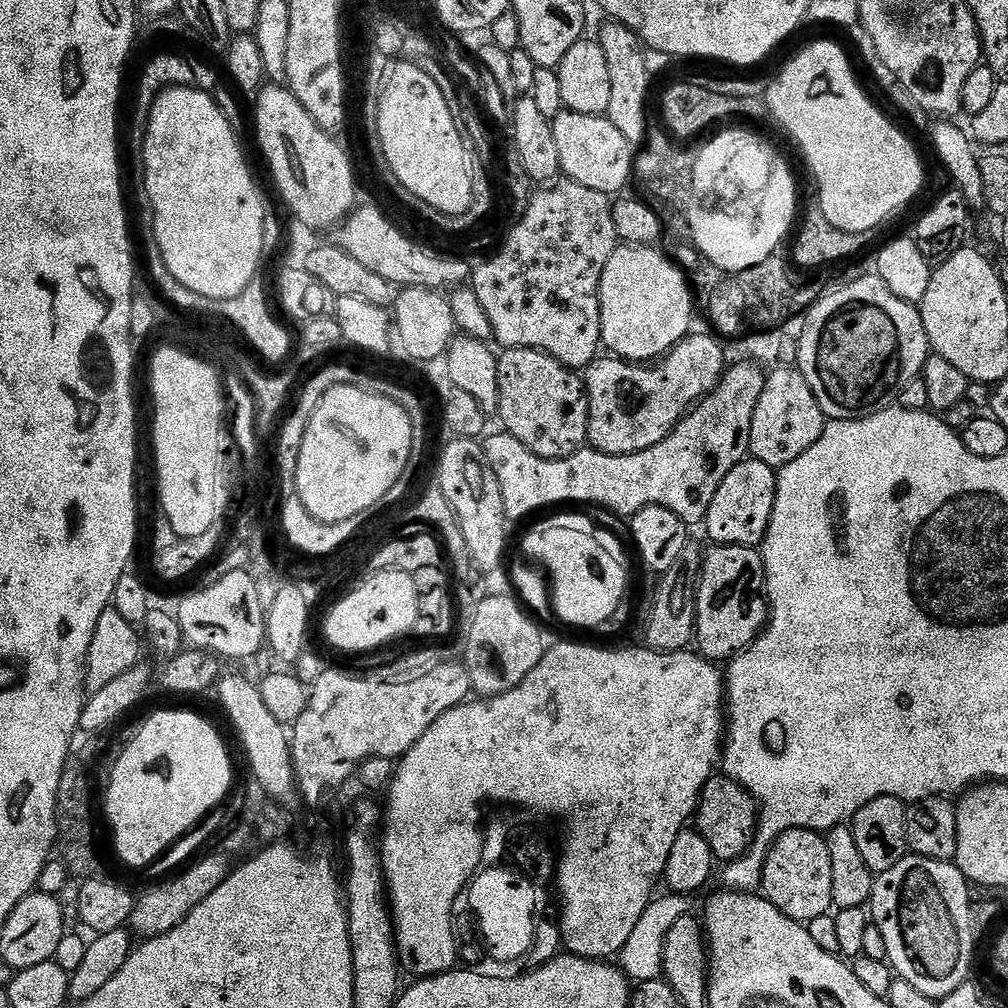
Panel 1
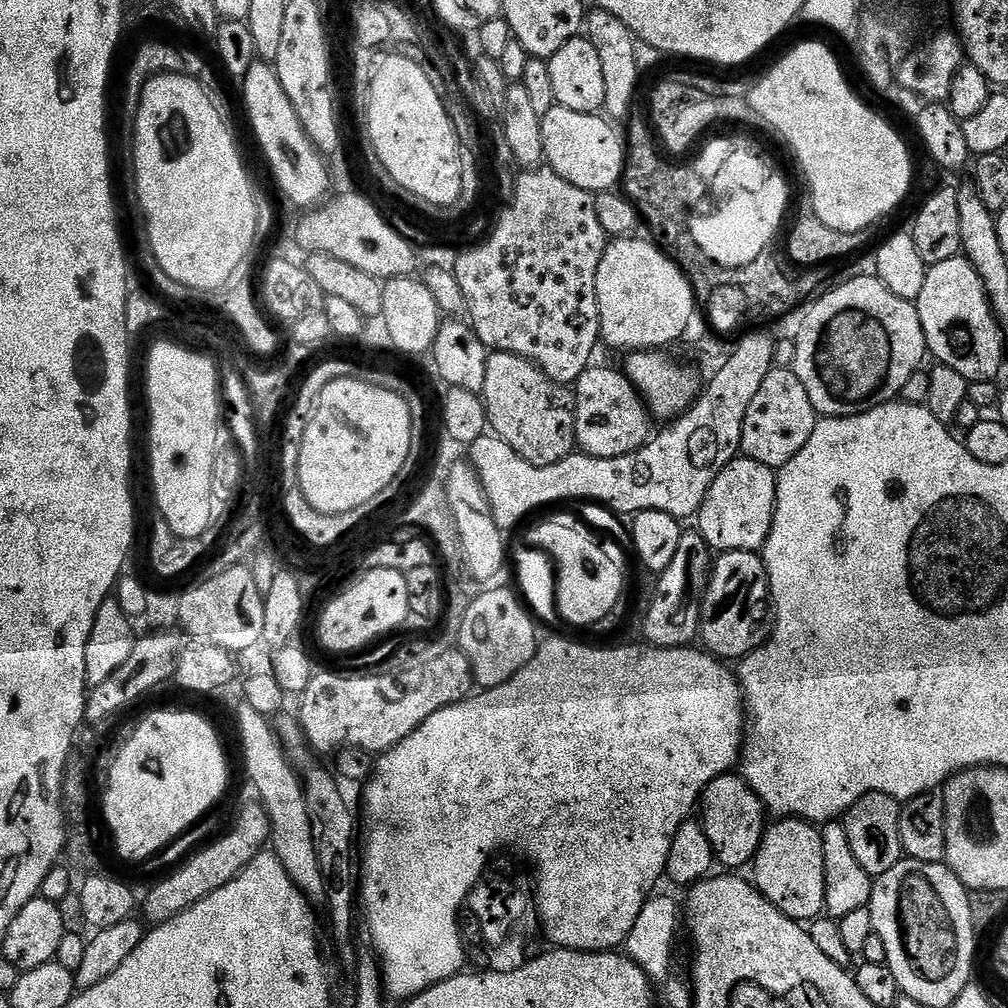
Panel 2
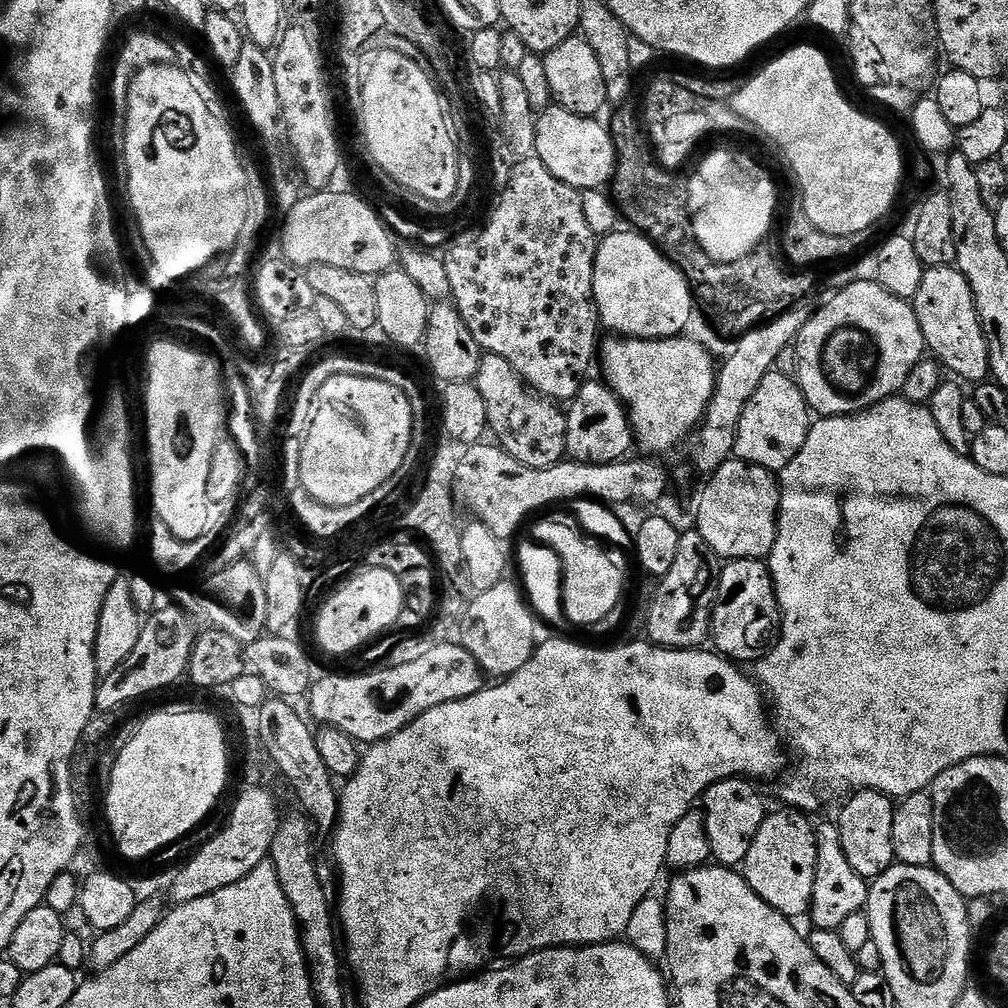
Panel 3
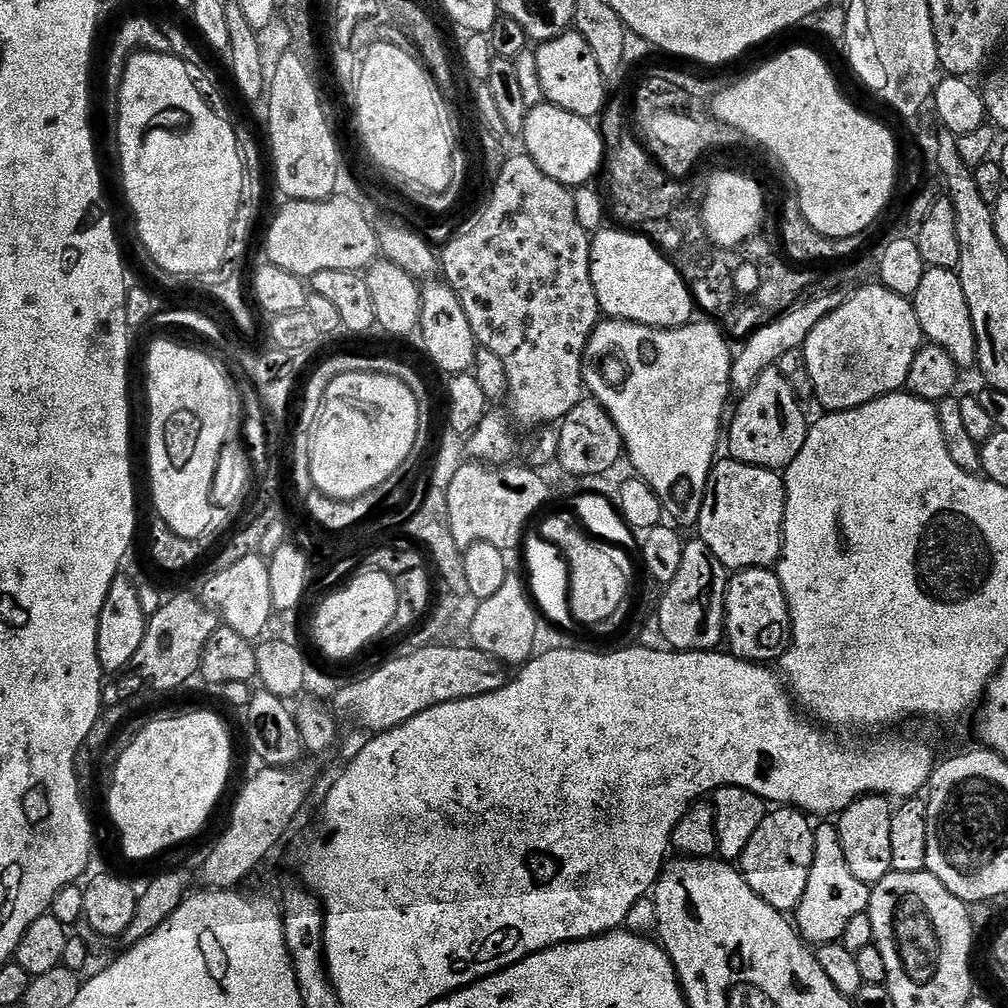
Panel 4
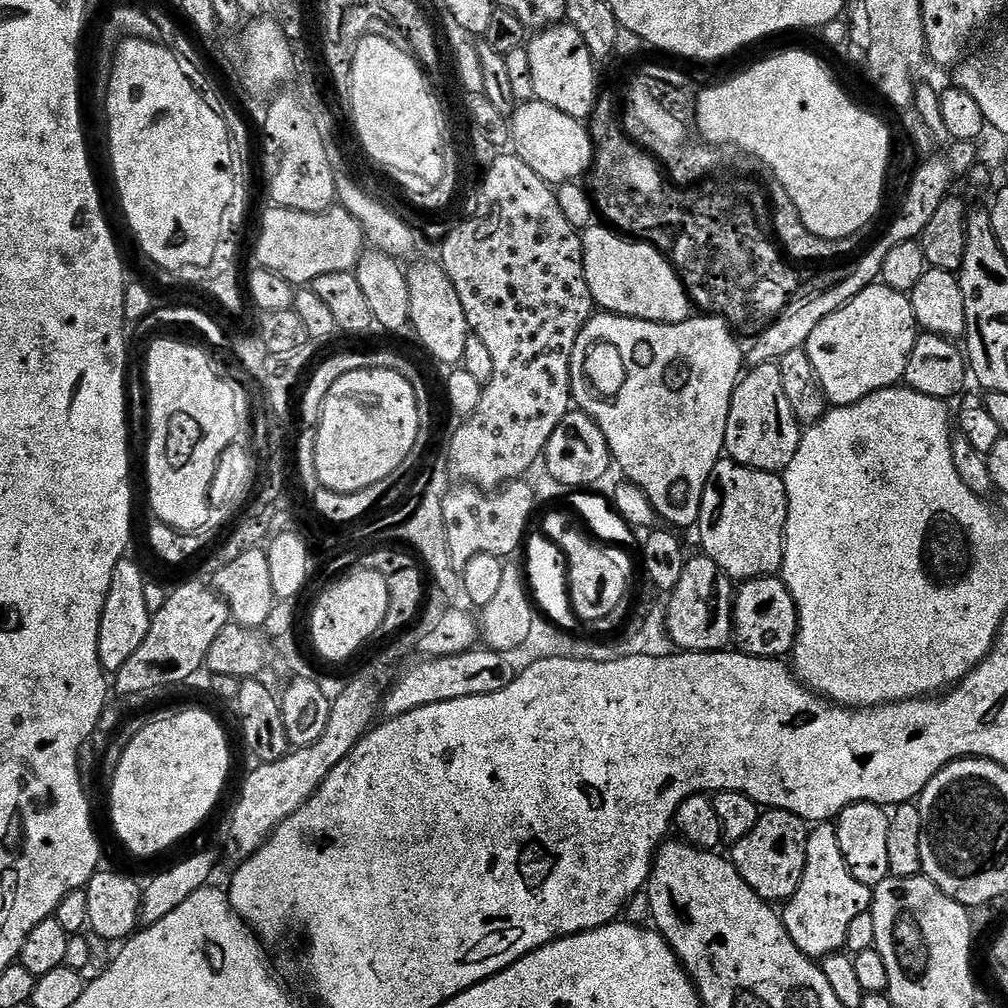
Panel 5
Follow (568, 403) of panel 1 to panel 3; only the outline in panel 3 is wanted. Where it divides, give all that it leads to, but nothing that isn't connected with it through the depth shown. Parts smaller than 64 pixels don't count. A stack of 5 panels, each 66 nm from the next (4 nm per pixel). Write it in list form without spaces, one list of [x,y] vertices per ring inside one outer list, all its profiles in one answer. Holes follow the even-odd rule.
[[[498,354],[481,355],[474,385],[486,404],[491,435],[496,435],[495,443],[508,452],[510,458],[522,462],[522,466],[547,472],[568,456],[568,417],[565,409],[559,403],[533,392],[520,379],[518,370],[506,362],[506,358],[498,358]]]

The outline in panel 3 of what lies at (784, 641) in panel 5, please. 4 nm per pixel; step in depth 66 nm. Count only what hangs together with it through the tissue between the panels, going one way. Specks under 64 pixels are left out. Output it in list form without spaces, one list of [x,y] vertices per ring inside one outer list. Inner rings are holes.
[[[729,560],[720,569],[720,585],[712,608],[710,640],[719,655],[733,661],[761,660],[772,647],[780,627],[780,603],[772,571],[764,560]]]

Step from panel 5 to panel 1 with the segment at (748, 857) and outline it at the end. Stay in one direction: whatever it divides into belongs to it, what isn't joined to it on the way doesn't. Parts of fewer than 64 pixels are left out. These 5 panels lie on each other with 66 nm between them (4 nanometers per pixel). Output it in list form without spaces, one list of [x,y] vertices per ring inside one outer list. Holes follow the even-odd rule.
[[[805,828],[786,830],[786,834],[779,836],[768,849],[760,888],[764,899],[778,906],[778,910],[791,920],[807,922],[829,915],[834,908],[834,873],[830,870],[827,839],[821,833]]]

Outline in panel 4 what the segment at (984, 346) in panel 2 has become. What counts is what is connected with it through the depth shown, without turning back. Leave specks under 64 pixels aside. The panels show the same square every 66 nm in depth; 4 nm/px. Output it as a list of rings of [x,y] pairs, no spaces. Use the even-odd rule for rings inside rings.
[[[928,268],[922,274],[918,290],[910,299],[925,337],[931,343],[942,346],[942,350],[954,358],[961,370],[972,368],[977,363],[974,323],[957,273],[950,268]]]

